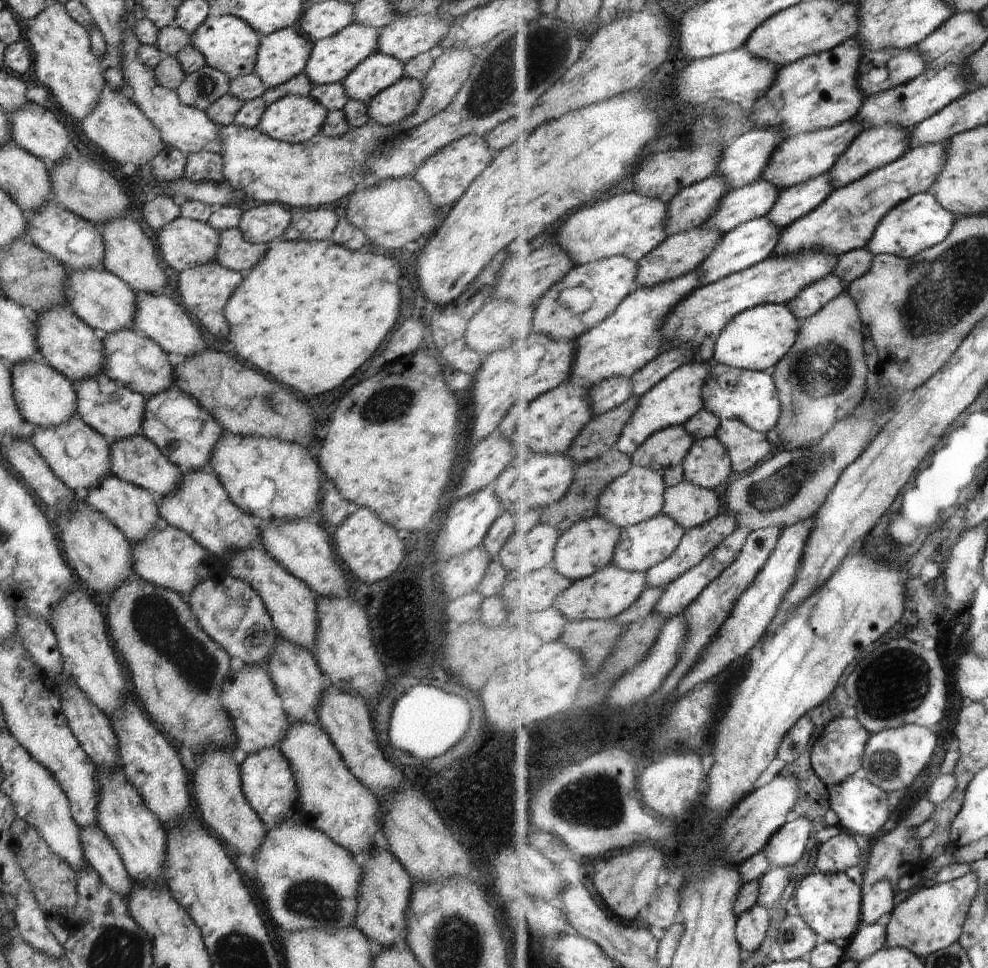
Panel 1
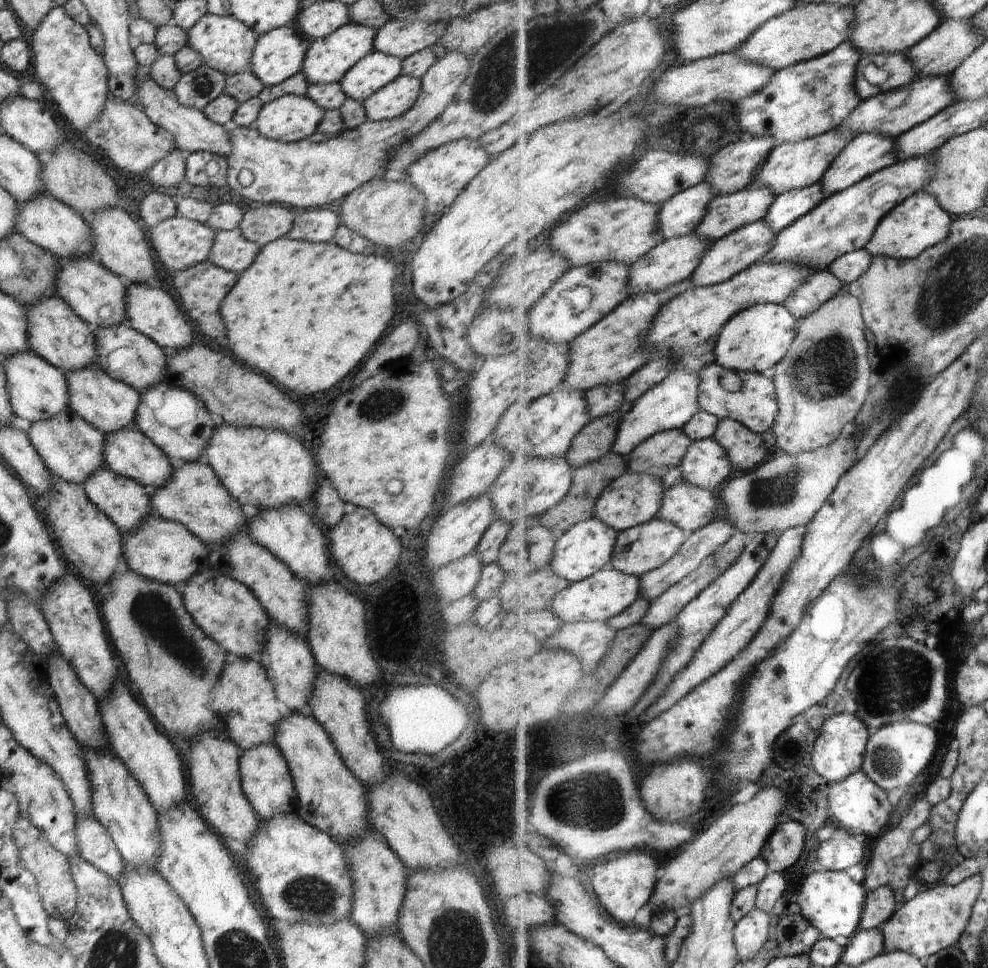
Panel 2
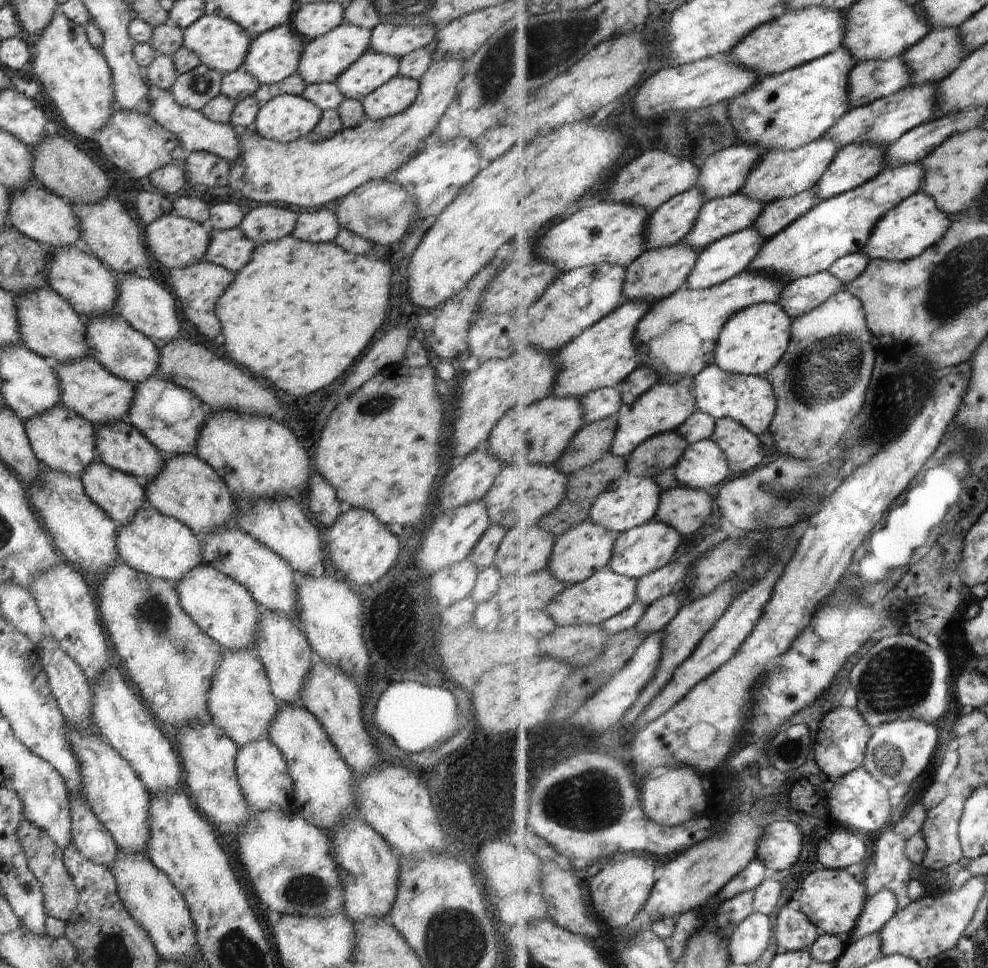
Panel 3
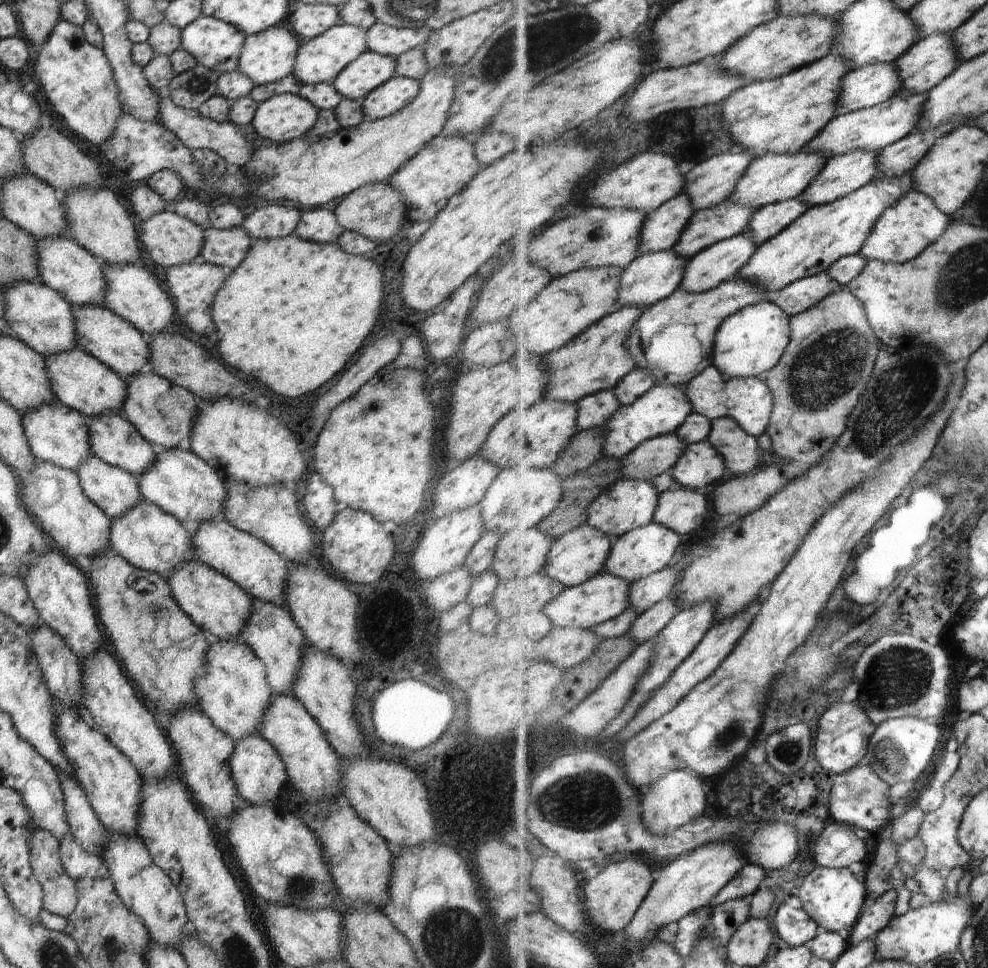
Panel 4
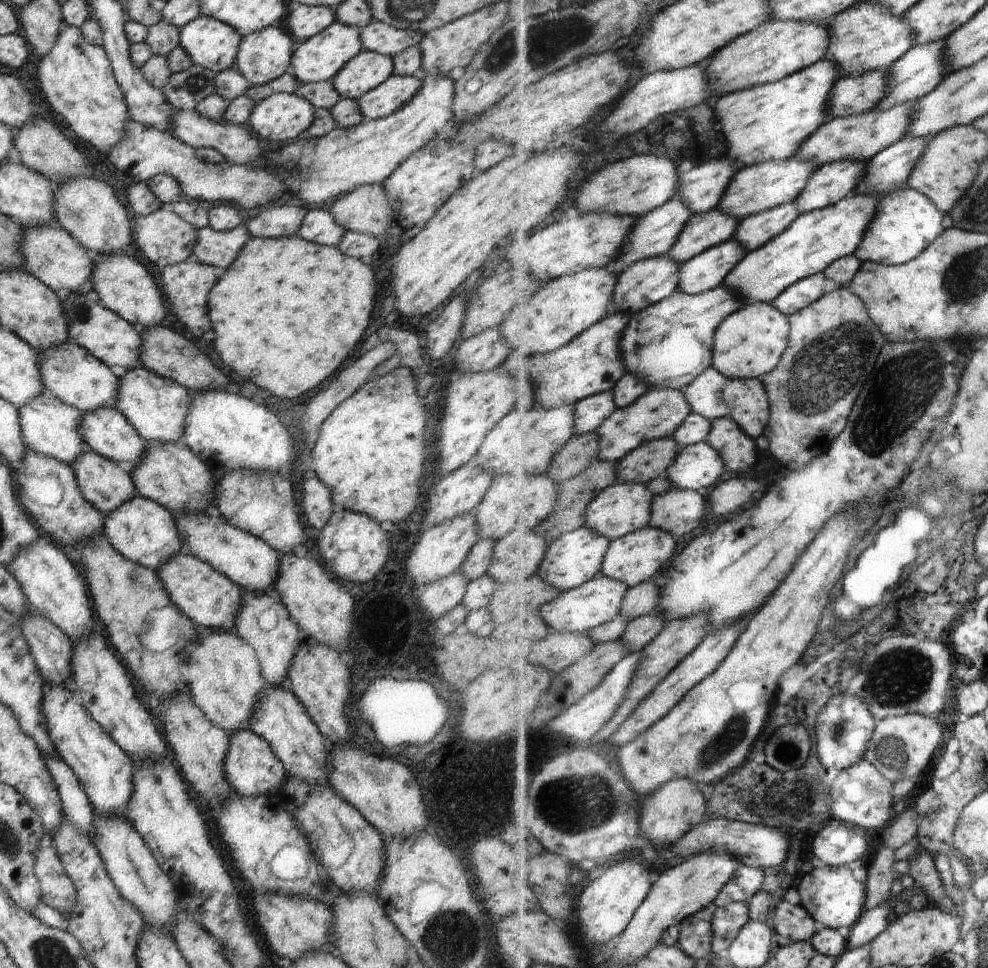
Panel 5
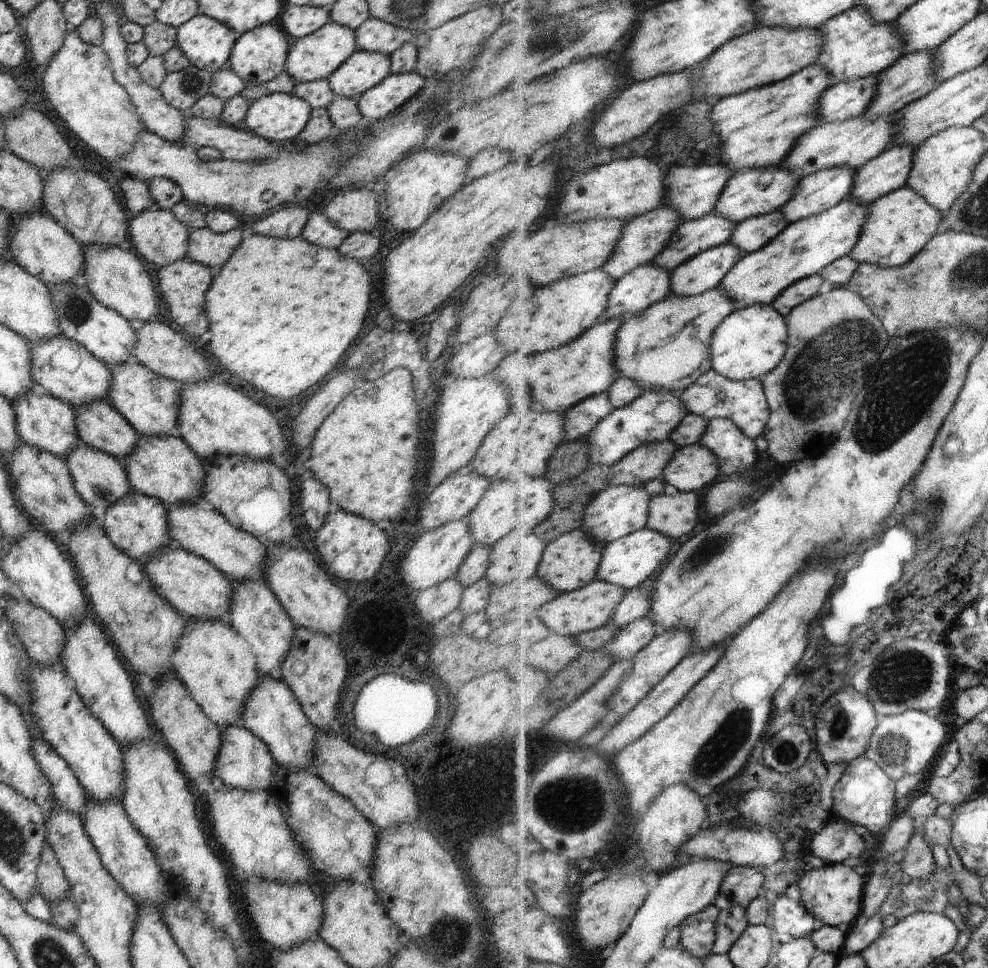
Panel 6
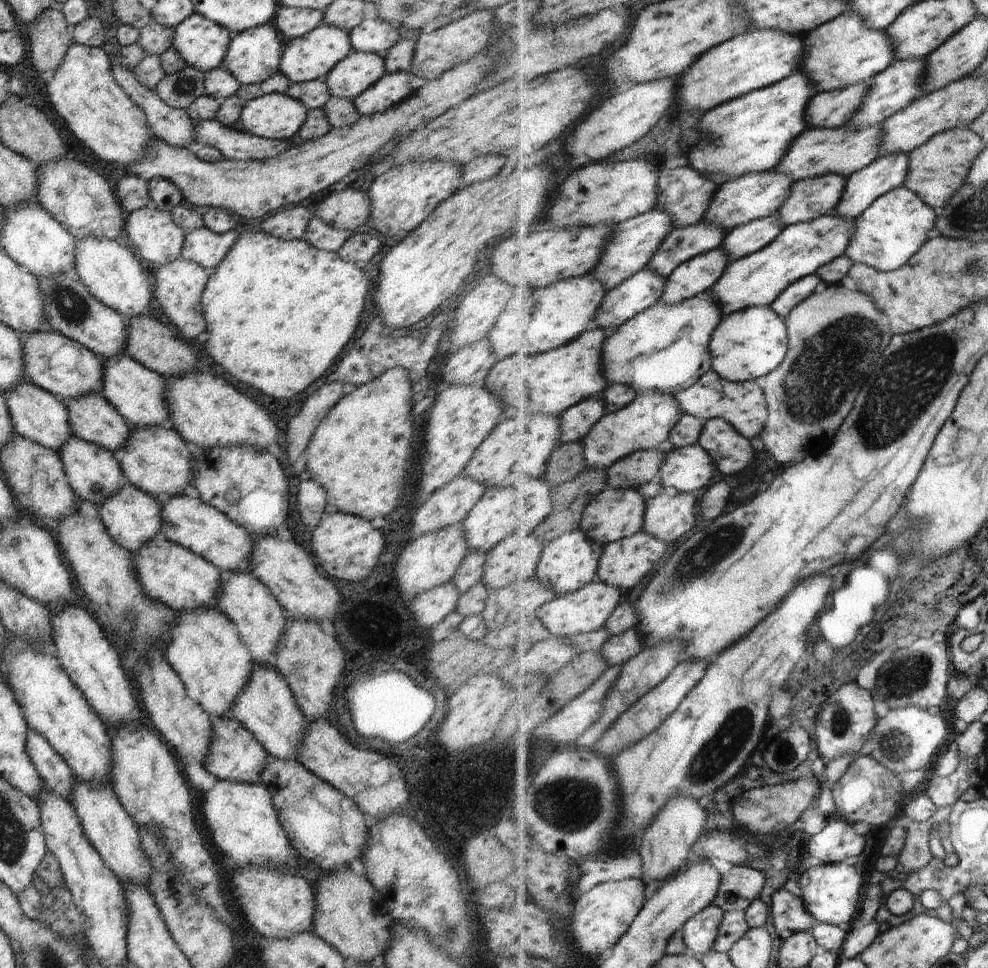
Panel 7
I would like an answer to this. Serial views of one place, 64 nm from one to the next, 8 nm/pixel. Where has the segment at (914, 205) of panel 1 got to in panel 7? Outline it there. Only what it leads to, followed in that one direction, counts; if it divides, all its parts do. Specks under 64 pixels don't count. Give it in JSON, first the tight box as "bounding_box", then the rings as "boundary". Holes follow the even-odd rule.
{"bounding_box":[847,185,938,271],"boundary":[[[906,185],[888,192],[865,210],[856,221],[856,236],[847,255],[855,263],[866,263],[878,270],[896,271],[908,264],[928,243],[928,234],[936,228],[938,213]]]}

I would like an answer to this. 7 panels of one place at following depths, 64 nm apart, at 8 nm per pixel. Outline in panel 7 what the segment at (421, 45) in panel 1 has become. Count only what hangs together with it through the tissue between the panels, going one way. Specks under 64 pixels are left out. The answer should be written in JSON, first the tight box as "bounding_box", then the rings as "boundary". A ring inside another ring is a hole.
{"bounding_box":[348,19,402,55],"boundary":[[[364,19],[356,28],[348,31],[352,50],[356,52],[386,55],[402,39],[400,30],[382,19]]]}

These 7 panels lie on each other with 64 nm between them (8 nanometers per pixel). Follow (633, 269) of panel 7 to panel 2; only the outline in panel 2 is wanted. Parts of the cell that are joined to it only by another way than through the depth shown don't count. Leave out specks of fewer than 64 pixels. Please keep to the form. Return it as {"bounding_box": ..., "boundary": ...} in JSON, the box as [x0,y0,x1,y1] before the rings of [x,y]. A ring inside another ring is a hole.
{"bounding_box":[660,180,714,241],"boundary":[[[707,180],[674,195],[660,210],[660,236],[665,241],[696,233],[697,228],[704,222],[714,197],[714,188]]]}

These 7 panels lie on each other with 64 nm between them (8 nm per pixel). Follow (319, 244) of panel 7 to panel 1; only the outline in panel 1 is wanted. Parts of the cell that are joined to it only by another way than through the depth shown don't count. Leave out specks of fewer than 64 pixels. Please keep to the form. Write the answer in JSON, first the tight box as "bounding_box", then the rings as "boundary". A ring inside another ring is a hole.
{"bounding_box":[280,208,337,242],"boundary":[[[328,208],[298,209],[292,214],[290,224],[280,239],[294,242],[328,241],[337,224],[336,213]]]}

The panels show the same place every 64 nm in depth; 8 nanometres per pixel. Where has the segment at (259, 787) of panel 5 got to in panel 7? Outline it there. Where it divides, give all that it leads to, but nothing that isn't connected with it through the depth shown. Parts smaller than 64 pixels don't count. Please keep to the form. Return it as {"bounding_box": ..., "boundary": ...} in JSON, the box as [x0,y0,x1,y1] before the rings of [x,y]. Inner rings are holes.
{"bounding_box":[203,716,267,784],"boundary":[[[220,716],[216,718],[216,721],[210,718],[210,722],[212,723],[212,742],[208,748],[208,756],[204,758],[203,766],[206,772],[210,772],[219,780],[236,780],[236,782],[246,782],[246,784],[261,782],[258,772],[262,769],[262,762],[266,760],[267,750],[234,717]]]}

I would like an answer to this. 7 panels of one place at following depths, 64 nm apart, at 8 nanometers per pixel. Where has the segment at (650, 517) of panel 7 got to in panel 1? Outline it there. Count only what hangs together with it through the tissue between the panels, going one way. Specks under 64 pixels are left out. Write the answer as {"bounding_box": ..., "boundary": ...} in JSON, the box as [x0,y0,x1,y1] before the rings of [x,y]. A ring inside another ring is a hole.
{"bounding_box":[664,480,725,531],"boundary":[[[688,480],[666,492],[664,514],[672,516],[687,531],[709,523],[722,512],[725,498],[716,490],[698,486]]]}

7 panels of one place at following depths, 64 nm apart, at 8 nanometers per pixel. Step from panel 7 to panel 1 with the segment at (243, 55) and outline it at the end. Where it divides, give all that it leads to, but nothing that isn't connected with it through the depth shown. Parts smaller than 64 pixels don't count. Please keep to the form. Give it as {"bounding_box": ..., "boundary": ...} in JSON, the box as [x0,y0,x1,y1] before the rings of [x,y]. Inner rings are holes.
{"bounding_box":[253,25,312,88],"boundary":[[[298,25],[263,35],[253,72],[269,88],[284,84],[306,68],[312,46]]]}

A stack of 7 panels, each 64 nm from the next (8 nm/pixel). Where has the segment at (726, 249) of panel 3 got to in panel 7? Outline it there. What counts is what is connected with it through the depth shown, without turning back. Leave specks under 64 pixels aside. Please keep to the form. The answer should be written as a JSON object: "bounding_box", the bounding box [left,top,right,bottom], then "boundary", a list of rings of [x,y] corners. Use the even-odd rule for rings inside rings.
{"bounding_box":[661,247,731,306],"boundary":[[[722,247],[689,260],[667,280],[668,286],[661,302],[676,306],[712,291],[731,263],[728,252]]]}

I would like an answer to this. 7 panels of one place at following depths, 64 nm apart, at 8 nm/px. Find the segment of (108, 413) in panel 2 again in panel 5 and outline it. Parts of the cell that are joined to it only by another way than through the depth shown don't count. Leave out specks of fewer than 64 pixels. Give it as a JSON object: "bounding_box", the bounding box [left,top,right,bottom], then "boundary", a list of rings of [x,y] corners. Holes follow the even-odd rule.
{"bounding_box":[37,340,118,413],"boundary":[[[68,340],[64,344],[50,346],[46,350],[38,350],[37,355],[40,364],[38,372],[47,393],[81,413],[92,412],[100,406],[114,406],[118,394],[118,377],[107,364],[94,358],[76,342]]]}

